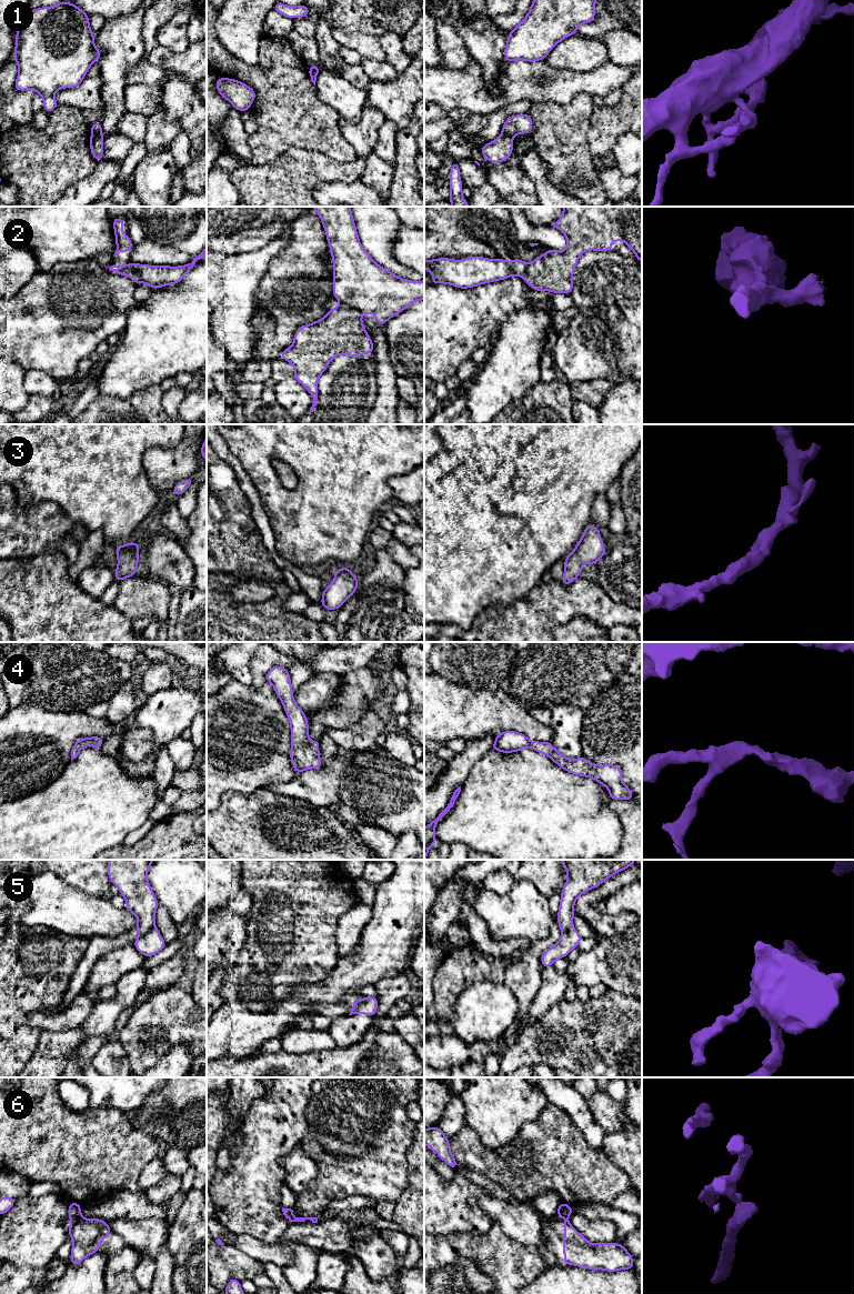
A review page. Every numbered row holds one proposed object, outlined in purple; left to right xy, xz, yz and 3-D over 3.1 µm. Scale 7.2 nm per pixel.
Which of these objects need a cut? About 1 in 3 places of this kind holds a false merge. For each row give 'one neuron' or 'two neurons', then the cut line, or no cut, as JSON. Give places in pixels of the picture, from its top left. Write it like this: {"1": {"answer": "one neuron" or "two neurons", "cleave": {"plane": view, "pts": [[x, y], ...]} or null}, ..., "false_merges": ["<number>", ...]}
{"1": {"answer": "two neurons", "cleave": {"plane": "xy", "pts": [[101, 132], [91, 136]]}}, "2": {"answer": "two neurons", "cleave": {"plane": "xz", "pts": [[341, 303], [355, 308], [361, 313]]}}, "3": {"answer": "one neuron", "cleave": null}, "4": {"answer": "one neuron", "cleave": null}, "5": {"answer": "two neurons", "cleave": {"plane": "xy", "pts": [[154, 925], [139, 936]]}}, "6": {"answer": "two neurons", "cleave": {"plane": "xy", "pts": [[80, 1216], [71, 1222]]}}, "false_merges": ["1", "2", "5", "6"]}

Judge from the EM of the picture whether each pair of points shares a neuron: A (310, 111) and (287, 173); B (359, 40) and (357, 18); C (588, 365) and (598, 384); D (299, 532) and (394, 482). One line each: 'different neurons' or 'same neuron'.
A: different neurons
B: different neurons
C: different neurons
D: different neurons

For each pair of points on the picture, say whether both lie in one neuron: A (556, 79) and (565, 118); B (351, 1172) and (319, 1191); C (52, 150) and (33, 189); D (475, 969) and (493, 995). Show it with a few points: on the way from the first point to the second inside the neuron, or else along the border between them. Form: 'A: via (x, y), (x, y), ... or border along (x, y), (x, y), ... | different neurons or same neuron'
A: border along (585, 92), (579, 92), (566, 103), (536, 103) | different neurons
B: via (343, 1172), (327, 1186) | same neuron
C: via (50, 160), (42, 170), (41, 179) | same neuron
D: border along (502, 981), (474, 981), (460, 993) | different neurons

